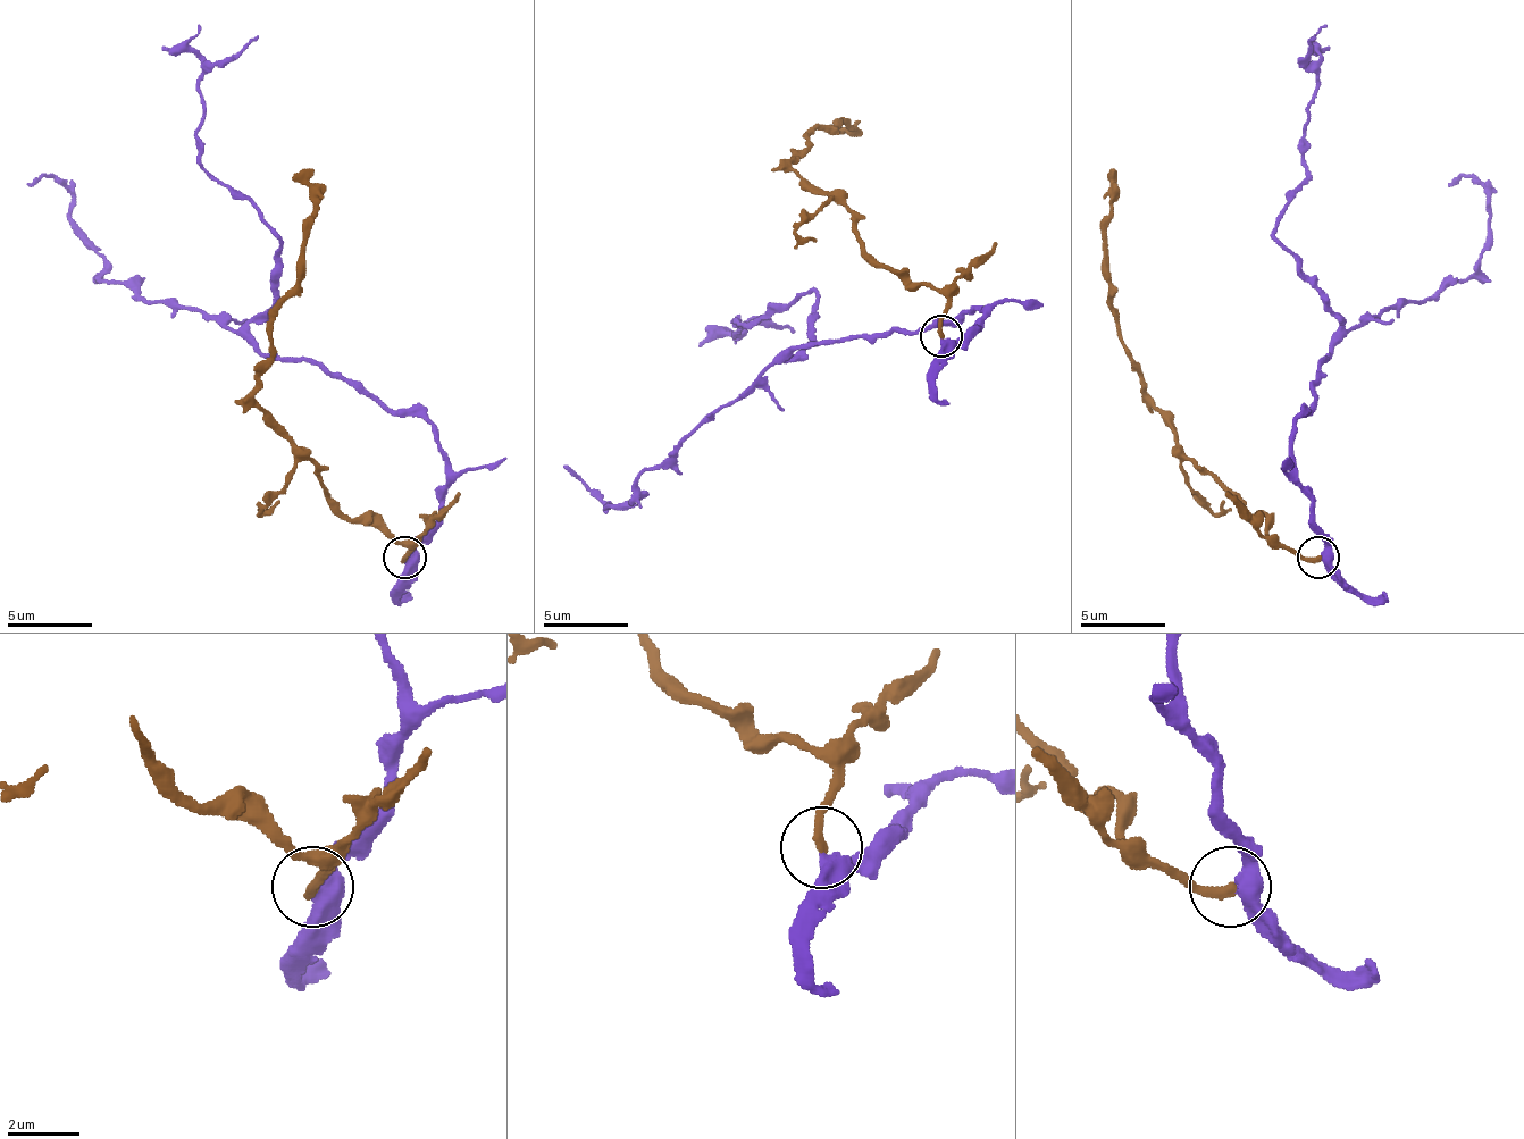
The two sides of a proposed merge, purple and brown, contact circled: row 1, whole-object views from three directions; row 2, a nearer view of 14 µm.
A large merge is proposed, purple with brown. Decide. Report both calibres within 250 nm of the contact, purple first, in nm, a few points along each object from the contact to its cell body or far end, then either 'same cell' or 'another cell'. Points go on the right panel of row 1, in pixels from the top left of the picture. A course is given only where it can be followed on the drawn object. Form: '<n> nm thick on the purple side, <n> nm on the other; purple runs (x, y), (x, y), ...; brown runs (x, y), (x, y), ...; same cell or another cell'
420 nm thick on the purple side, 280 nm on the other; purple runs (1320, 558), (1294, 430), (1340, 320), (1277, 235), (1306, 176), (1315, 36); brown runs (1320, 558), (1277, 545), (1264, 516), (1256, 520), (1200, 469), (1149, 396), (1129, 354), (1107, 283), (1107, 172); same cell

